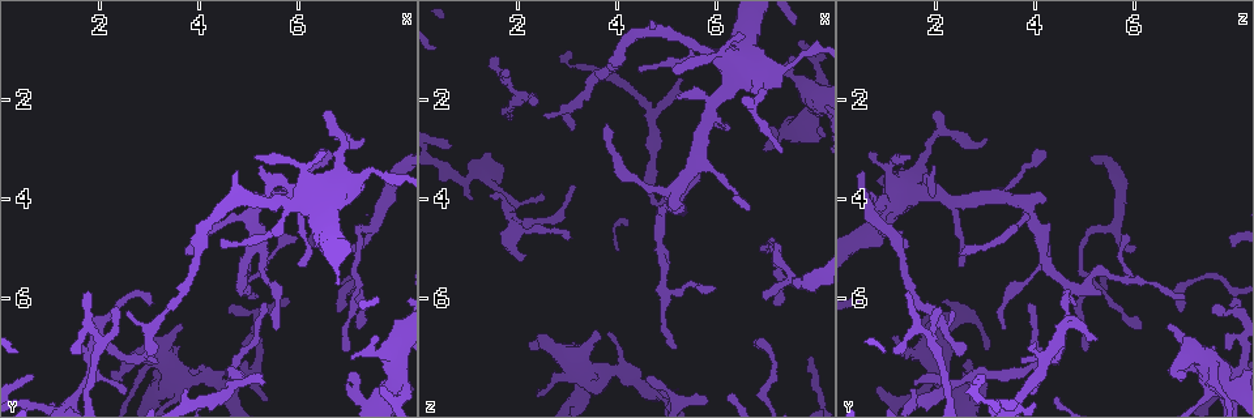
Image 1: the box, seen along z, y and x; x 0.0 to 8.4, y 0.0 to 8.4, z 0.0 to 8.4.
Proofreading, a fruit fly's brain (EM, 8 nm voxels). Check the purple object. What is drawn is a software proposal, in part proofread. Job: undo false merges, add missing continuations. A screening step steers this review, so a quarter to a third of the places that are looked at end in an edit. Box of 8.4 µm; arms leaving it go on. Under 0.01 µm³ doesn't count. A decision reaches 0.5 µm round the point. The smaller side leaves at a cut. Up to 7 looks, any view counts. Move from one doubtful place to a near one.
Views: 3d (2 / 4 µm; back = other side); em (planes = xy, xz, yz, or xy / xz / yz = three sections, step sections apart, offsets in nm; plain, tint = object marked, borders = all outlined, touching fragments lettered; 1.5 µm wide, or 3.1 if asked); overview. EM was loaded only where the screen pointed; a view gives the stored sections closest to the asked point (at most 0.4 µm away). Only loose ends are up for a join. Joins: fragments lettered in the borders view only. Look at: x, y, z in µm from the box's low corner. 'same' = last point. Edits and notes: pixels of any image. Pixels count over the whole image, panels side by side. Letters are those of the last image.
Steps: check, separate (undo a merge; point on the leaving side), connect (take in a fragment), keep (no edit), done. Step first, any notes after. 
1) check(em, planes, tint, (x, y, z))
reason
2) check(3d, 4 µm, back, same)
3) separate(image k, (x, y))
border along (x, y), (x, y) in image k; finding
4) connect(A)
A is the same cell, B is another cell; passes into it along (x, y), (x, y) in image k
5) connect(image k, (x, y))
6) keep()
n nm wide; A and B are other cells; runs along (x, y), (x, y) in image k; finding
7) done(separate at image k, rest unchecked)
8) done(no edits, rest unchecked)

check(em, planes, borders, (7.70, 7.70, 0.90))
branch stops here

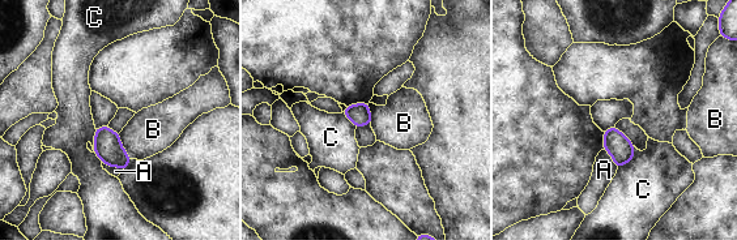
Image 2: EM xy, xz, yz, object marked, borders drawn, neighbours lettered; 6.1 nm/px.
keep()
130 nm wide; A, B and C are other cells; border along (634, 146), (634, 155), (618, 168) in image 2; no lettered fragment goes on from it

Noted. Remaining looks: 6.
check(em, xy, step 8, borders, (2.00, 6.85, 1.85))
sharp bend

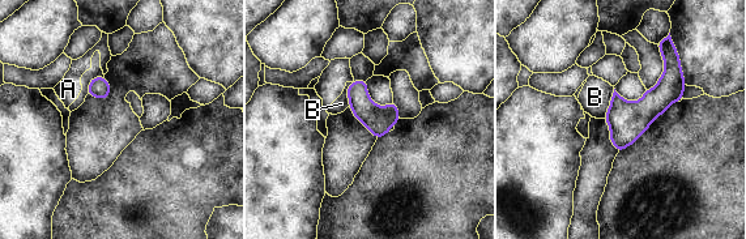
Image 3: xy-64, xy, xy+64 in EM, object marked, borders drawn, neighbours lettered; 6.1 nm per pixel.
keep()
A and B are other cells; border along (614, 89), (605, 119) in image 3; all the same neuron

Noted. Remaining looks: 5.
check(3d, 2 µm, (6.65, 3.05, 4.25))
an open end

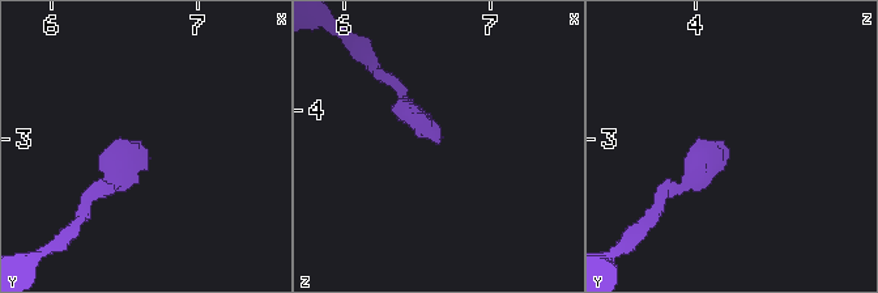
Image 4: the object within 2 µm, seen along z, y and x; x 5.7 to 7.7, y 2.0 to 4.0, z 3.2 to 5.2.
check(em, yz, step 8, tint, (6.64, 3.10, 4.24))

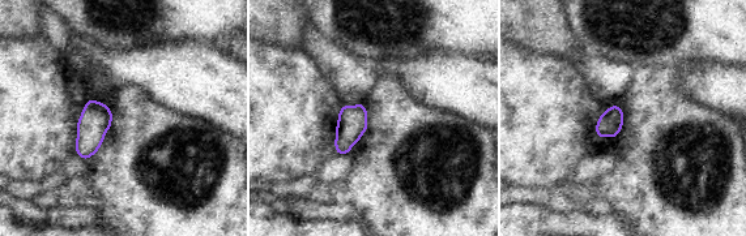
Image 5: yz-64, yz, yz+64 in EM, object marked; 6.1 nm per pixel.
check(em, planes, borders, same)

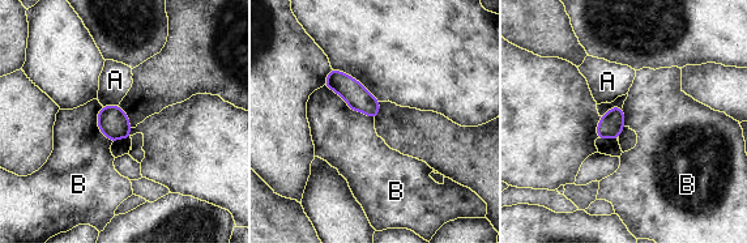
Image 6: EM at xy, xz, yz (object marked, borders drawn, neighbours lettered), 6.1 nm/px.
keep()
A and B are other cells; border along (325, 84), (351, 109), (374, 119) in image 6; no lettered fragment goes on from it

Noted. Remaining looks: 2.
done(no edits, rest unchecked)

